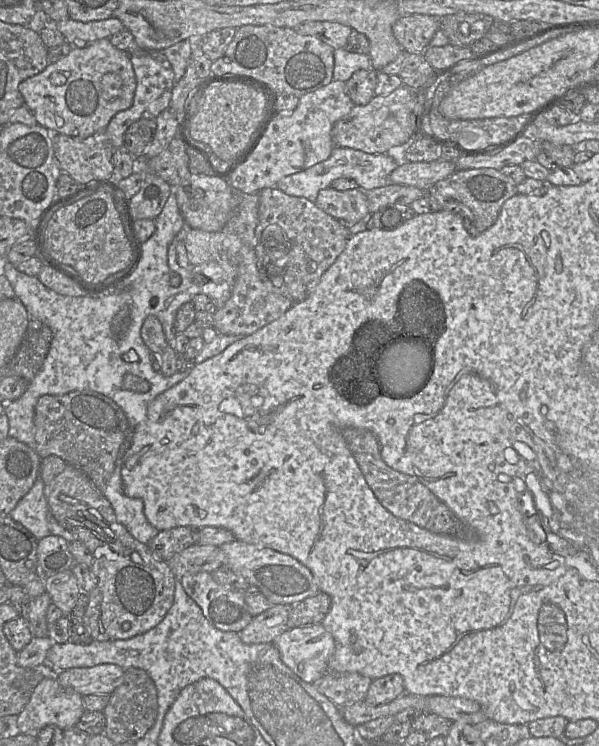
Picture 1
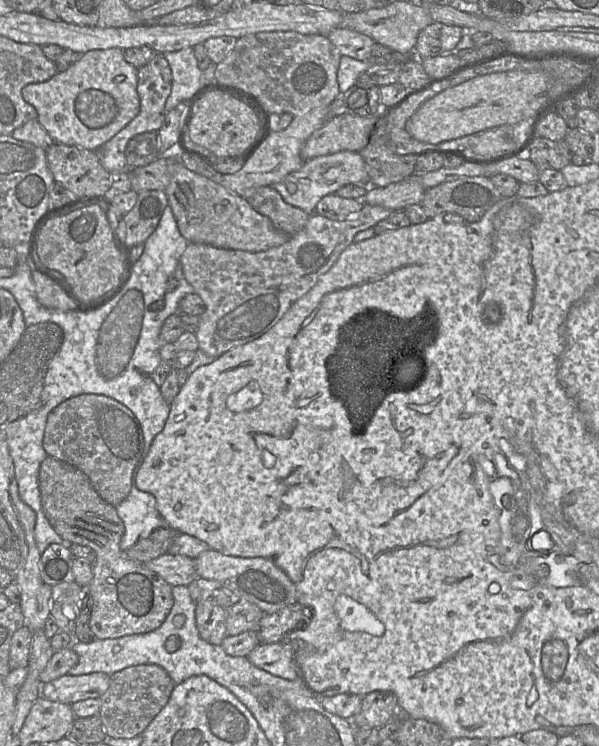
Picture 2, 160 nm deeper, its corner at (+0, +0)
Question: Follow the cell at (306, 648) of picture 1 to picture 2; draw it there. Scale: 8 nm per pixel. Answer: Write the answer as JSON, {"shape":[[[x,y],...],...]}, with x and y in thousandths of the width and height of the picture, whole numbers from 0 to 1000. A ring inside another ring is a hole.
{"shape":[[[479,859],[432,862],[411,881],[427,894],[467,909],[489,913],[499,908],[489,870]]]}

